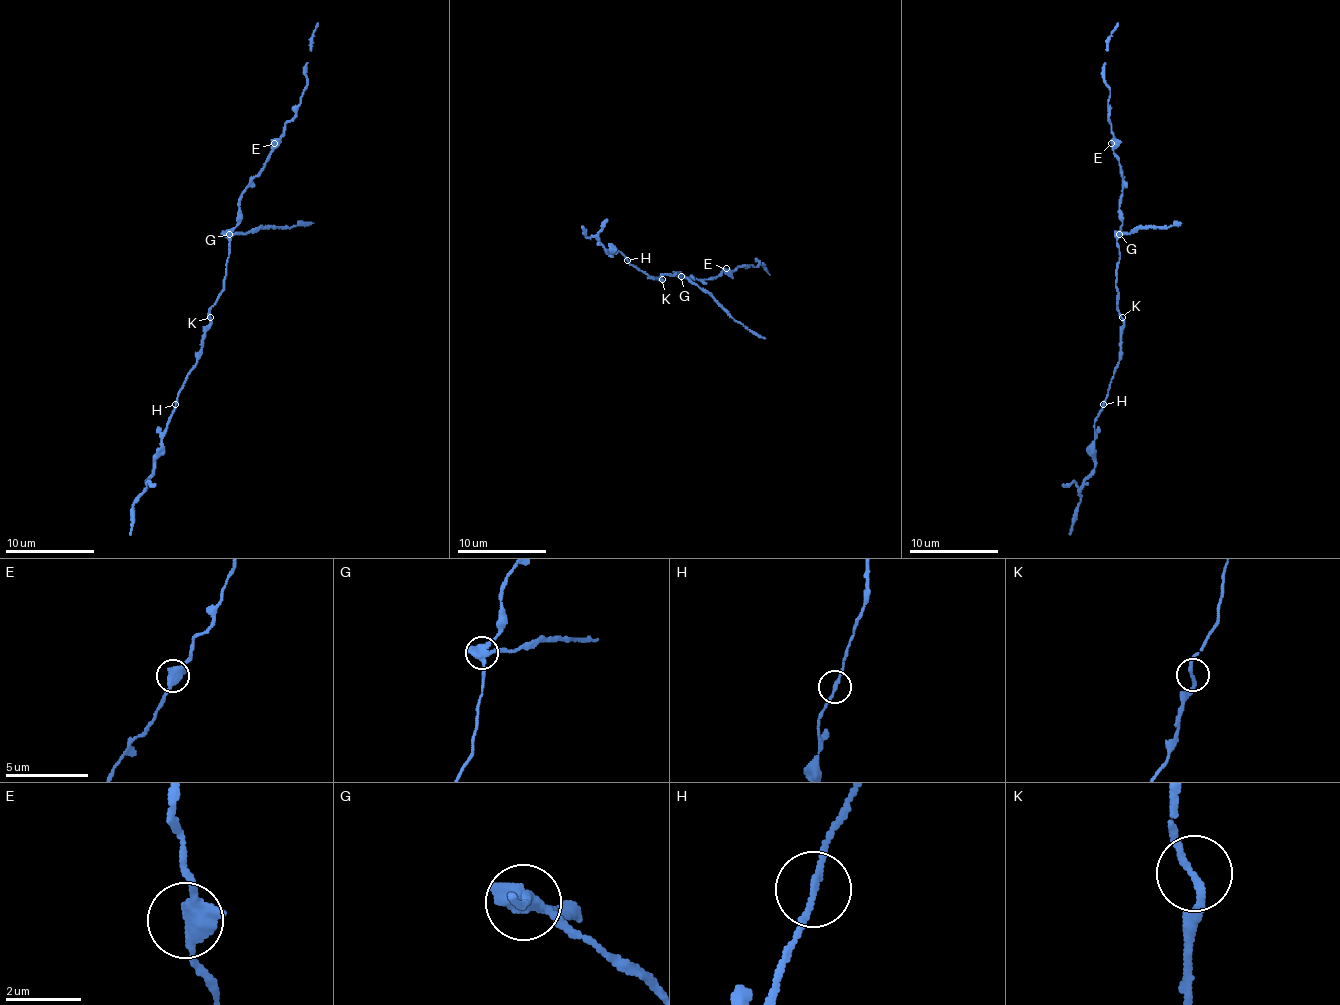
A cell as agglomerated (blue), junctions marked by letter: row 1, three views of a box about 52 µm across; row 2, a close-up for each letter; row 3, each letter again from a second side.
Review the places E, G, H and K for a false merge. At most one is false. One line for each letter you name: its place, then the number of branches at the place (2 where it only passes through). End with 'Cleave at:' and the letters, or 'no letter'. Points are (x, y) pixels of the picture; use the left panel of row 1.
G: (229, 234) | 3
Cleave at: G

